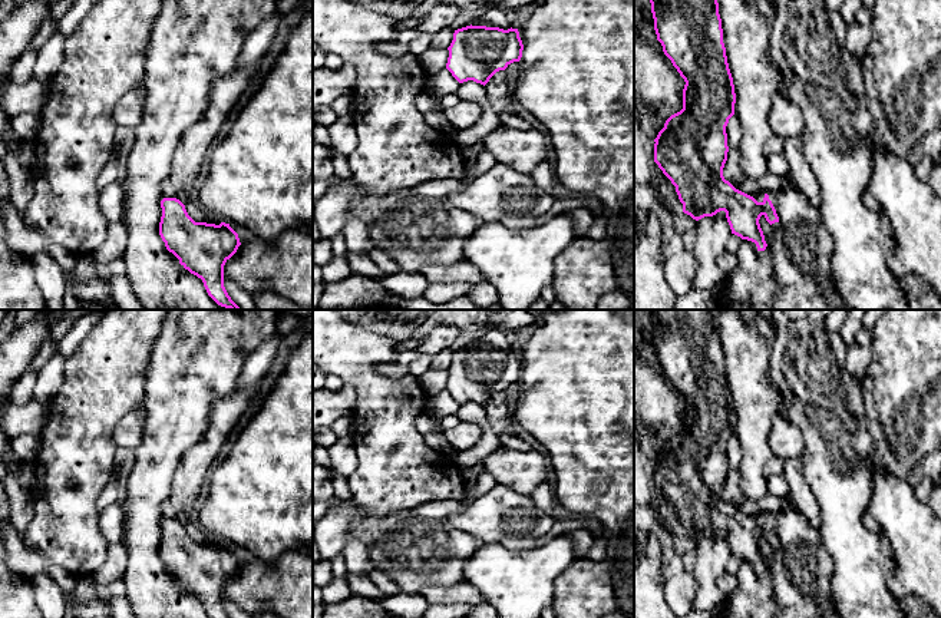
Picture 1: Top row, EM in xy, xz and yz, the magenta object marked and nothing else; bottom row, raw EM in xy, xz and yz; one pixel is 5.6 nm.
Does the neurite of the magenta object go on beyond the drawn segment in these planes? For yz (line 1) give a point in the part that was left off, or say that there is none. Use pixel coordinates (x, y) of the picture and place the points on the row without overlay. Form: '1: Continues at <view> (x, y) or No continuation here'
1: Continues at yz (772, 515)

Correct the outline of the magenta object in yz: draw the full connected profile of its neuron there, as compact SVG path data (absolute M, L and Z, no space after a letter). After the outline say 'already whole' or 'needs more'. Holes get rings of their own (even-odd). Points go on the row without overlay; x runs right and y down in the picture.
M647 310L647 315L651 324L657 361L661 364L664 376L671 381L686 403L683 410L683 430L666 442L664 449L654 460L654 483L676 508L684 535L699 542L724 532L732 555L755 564L757 572L765 572L767 565L759 541L763 536L775 552L780 549L775 531L776 512L760 513L753 519L736 510L723 498L729 473L726 447L734 436L736 414L723 364L716 310Z; needs more

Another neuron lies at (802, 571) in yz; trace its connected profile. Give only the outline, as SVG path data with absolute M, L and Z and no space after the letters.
M789 495L776 512L775 531L780 545L772 568L775 618L838 618L831 592L832 558Z

